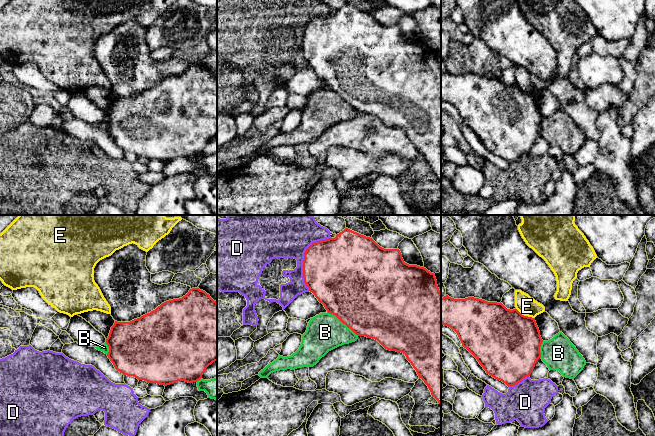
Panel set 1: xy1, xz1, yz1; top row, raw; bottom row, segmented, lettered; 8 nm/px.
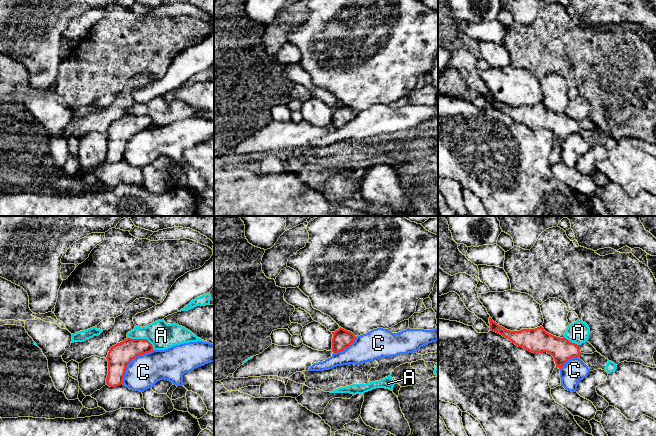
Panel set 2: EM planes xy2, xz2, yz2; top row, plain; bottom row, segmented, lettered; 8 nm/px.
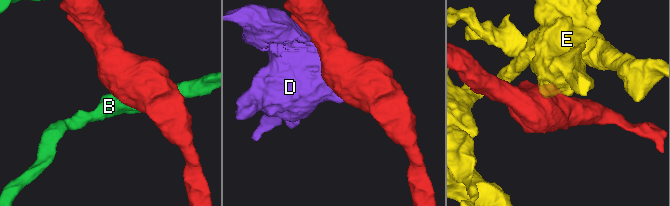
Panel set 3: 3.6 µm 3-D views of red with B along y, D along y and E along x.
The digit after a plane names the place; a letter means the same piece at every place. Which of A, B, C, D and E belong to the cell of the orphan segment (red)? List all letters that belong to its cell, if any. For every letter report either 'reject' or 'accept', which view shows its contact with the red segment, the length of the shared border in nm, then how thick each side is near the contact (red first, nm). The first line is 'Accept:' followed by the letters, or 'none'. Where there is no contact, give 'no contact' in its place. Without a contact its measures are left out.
Accept: none
A: reject; meets red in xy2; contact 240 nm long; 190 nm thick on the red side, 220 nm on the other
B: reject; meets red in xz1; contact 320 nm long; 500 nm thick on the red side, 300 nm on the other
C: reject; meets red in xy2; contact 380 nm long; 190 nm thick on the red side, 260 nm on the other
D: reject; meets red in xz1; contact 460 nm long; 500 nm thick on the red side, 280 nm on the other
E: reject; meets red in yz1; contact 170 nm long; 500 nm thick on the red side, 160 nm on the other

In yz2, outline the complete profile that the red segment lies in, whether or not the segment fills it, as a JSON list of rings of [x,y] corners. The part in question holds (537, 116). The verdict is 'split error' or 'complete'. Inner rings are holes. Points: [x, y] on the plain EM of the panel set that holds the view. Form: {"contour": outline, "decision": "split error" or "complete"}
{"contour": [[[489,94],[490,106],[509,115],[518,123],[522,123],[532,129],[547,128],[554,134],[556,143],[561,145],[564,140],[573,133],[579,133],[581,129],[592,130],[596,125],[589,119],[581,121],[570,118],[565,113],[560,114],[547,109],[542,102],[535,105],[522,105],[510,107]]], "decision": "split error"}

